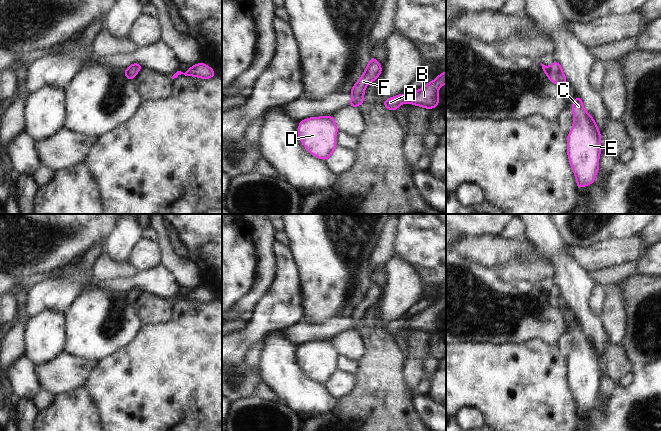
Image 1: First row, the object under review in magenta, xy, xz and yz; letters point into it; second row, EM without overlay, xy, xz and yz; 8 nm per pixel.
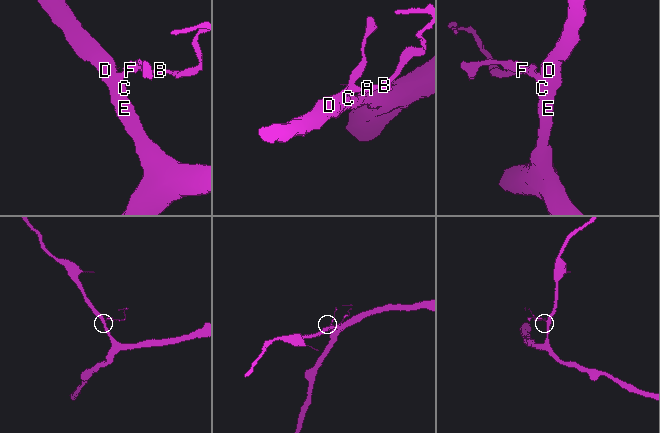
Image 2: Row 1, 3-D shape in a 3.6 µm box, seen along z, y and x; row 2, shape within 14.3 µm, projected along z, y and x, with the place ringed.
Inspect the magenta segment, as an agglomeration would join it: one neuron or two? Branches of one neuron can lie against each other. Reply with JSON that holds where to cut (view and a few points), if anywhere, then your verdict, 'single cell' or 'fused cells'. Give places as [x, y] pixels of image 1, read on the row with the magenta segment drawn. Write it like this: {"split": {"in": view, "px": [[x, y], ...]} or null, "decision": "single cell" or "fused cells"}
{"split": {"in": "yz", "px": [[549, 67], [554, 72], [562, 72]]}, "decision": "fused cells"}

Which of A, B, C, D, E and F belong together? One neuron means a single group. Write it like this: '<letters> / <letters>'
A B / C D E F

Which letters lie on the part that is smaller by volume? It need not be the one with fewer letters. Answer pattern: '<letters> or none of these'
A, B

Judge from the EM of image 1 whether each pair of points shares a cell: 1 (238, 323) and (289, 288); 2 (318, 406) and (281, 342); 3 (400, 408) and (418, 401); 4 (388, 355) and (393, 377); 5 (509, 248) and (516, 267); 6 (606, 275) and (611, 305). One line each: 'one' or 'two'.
1: two
2: one
3: two
4: one
5: two
6: two

